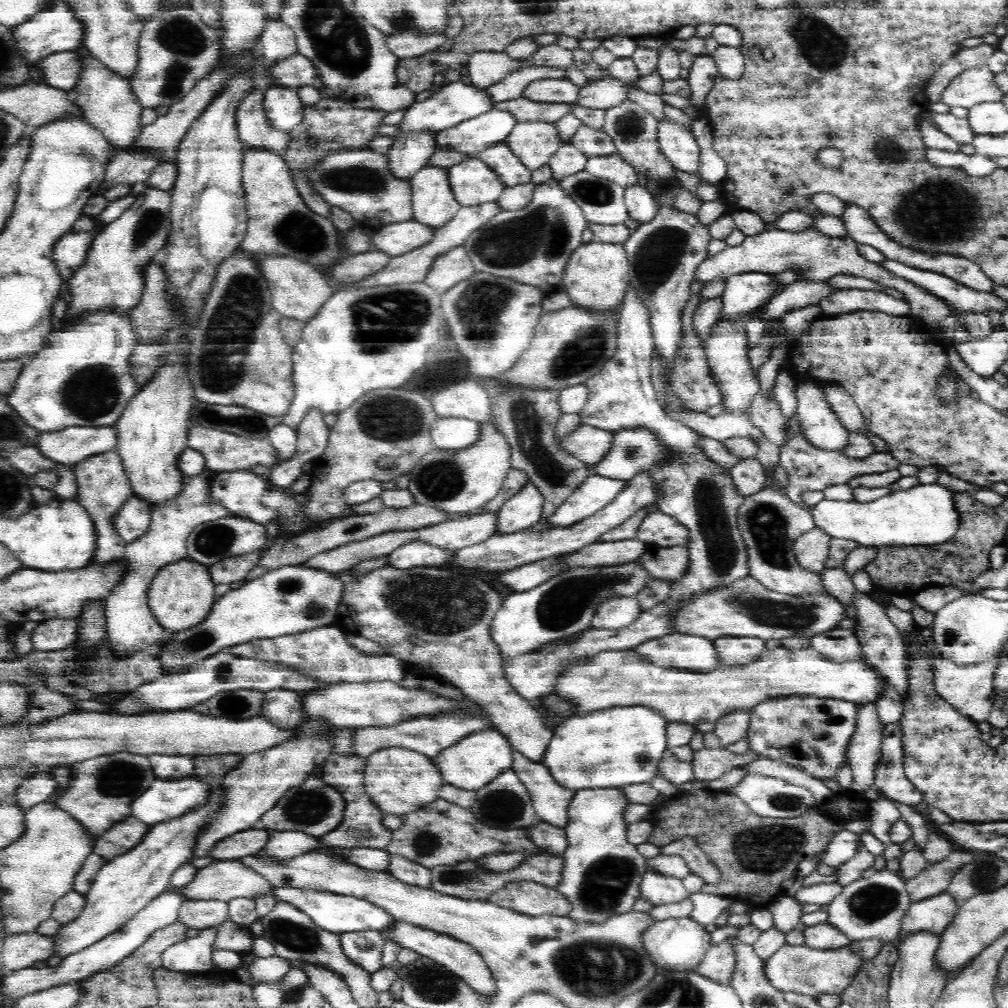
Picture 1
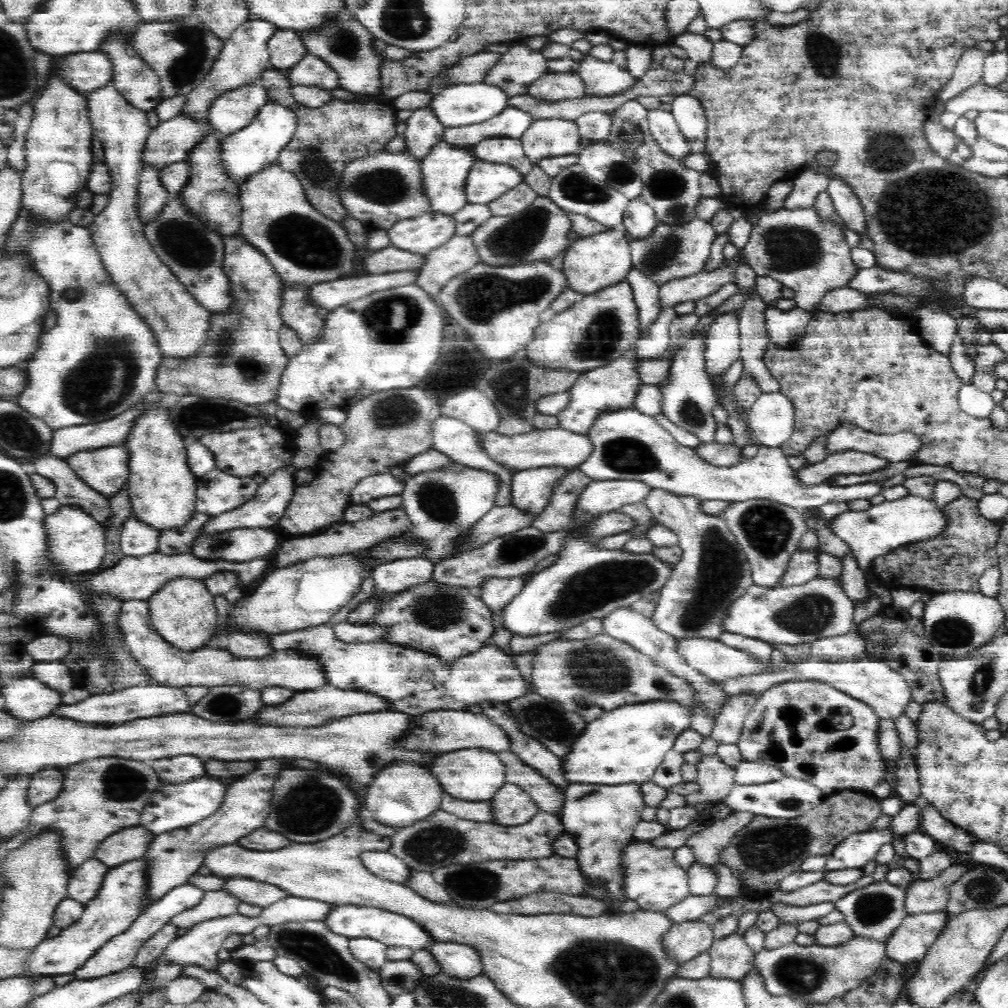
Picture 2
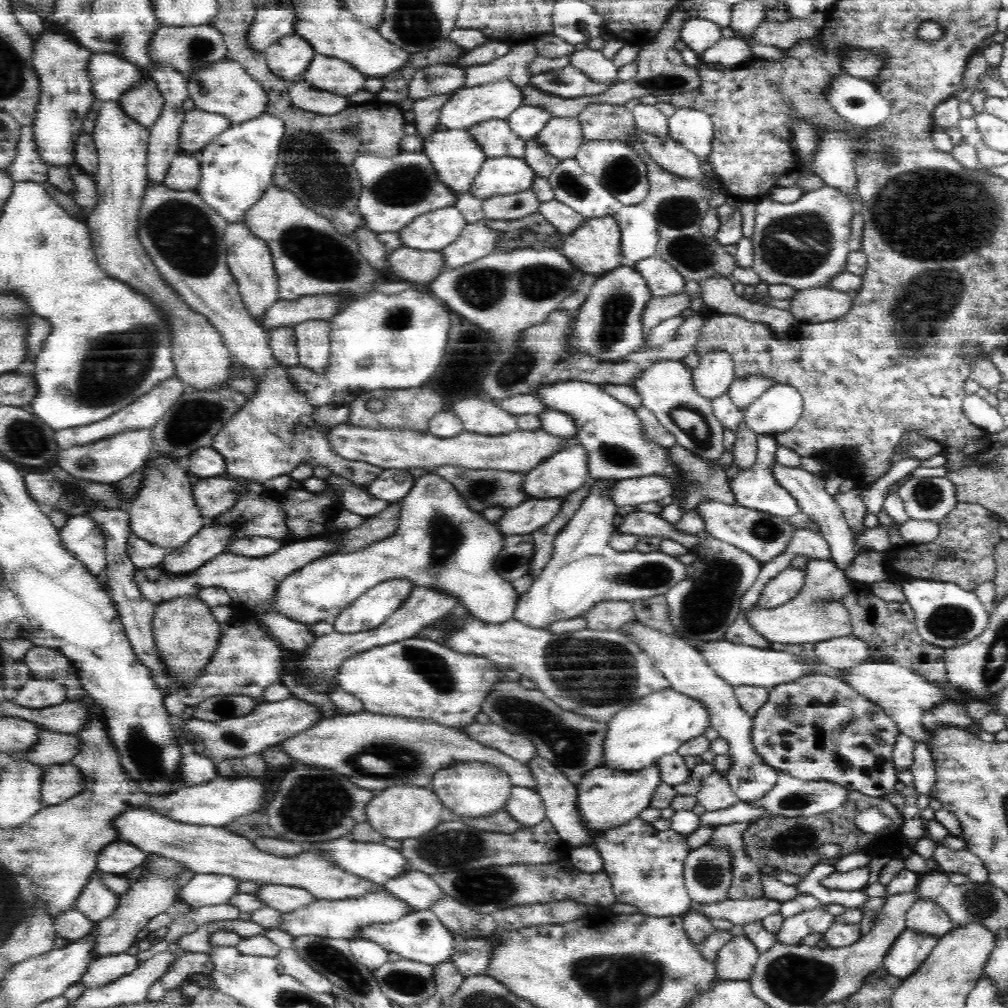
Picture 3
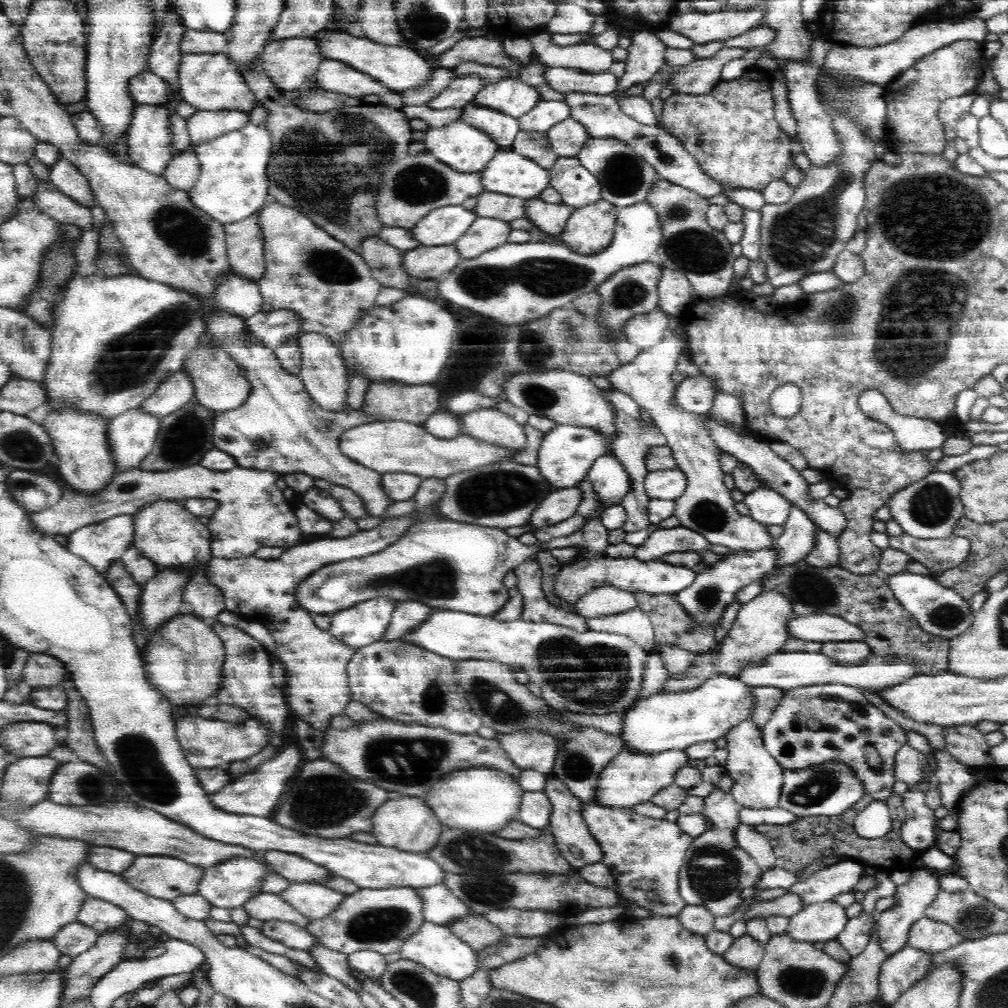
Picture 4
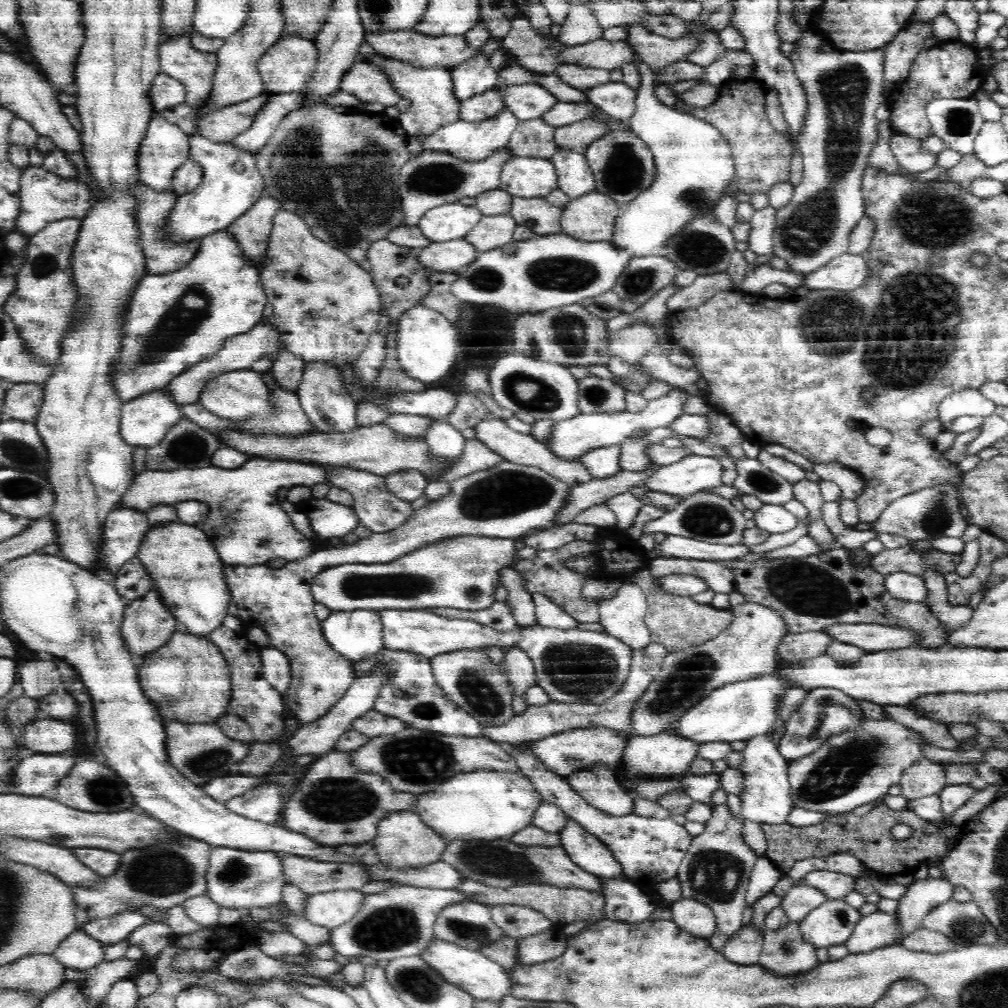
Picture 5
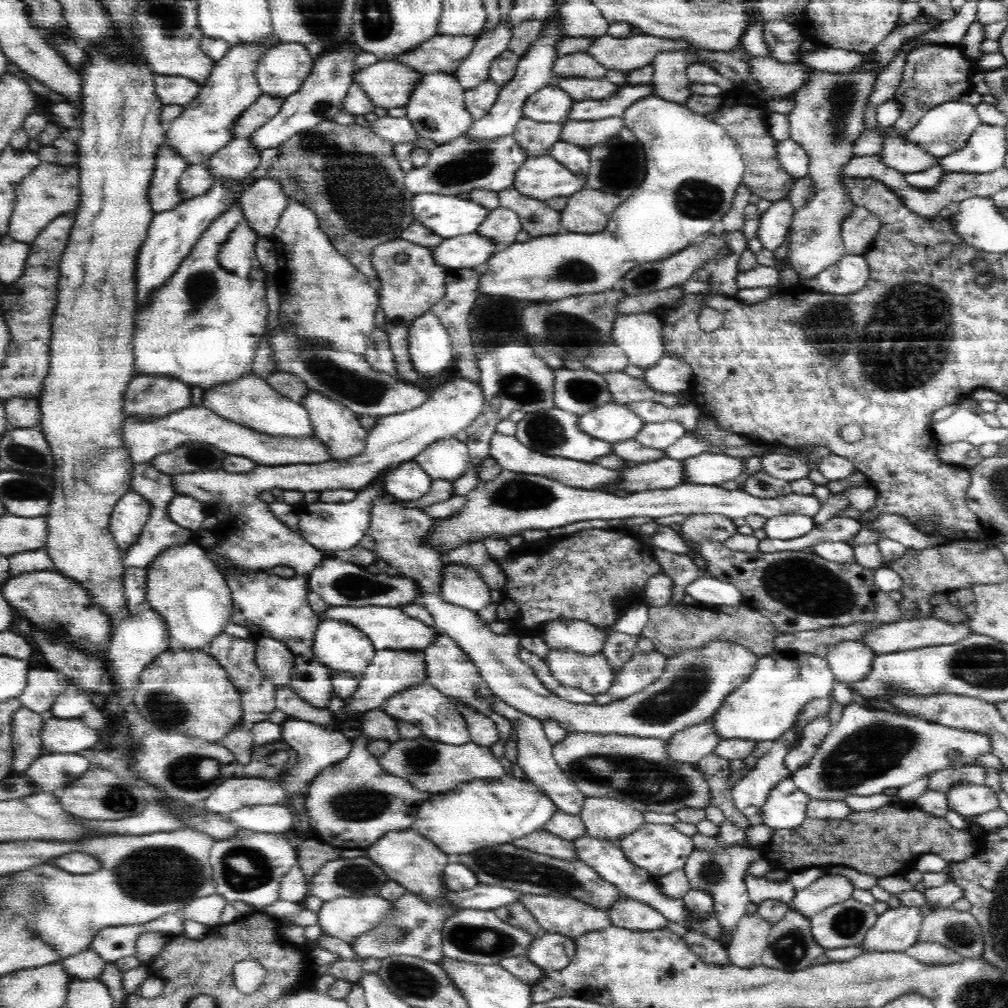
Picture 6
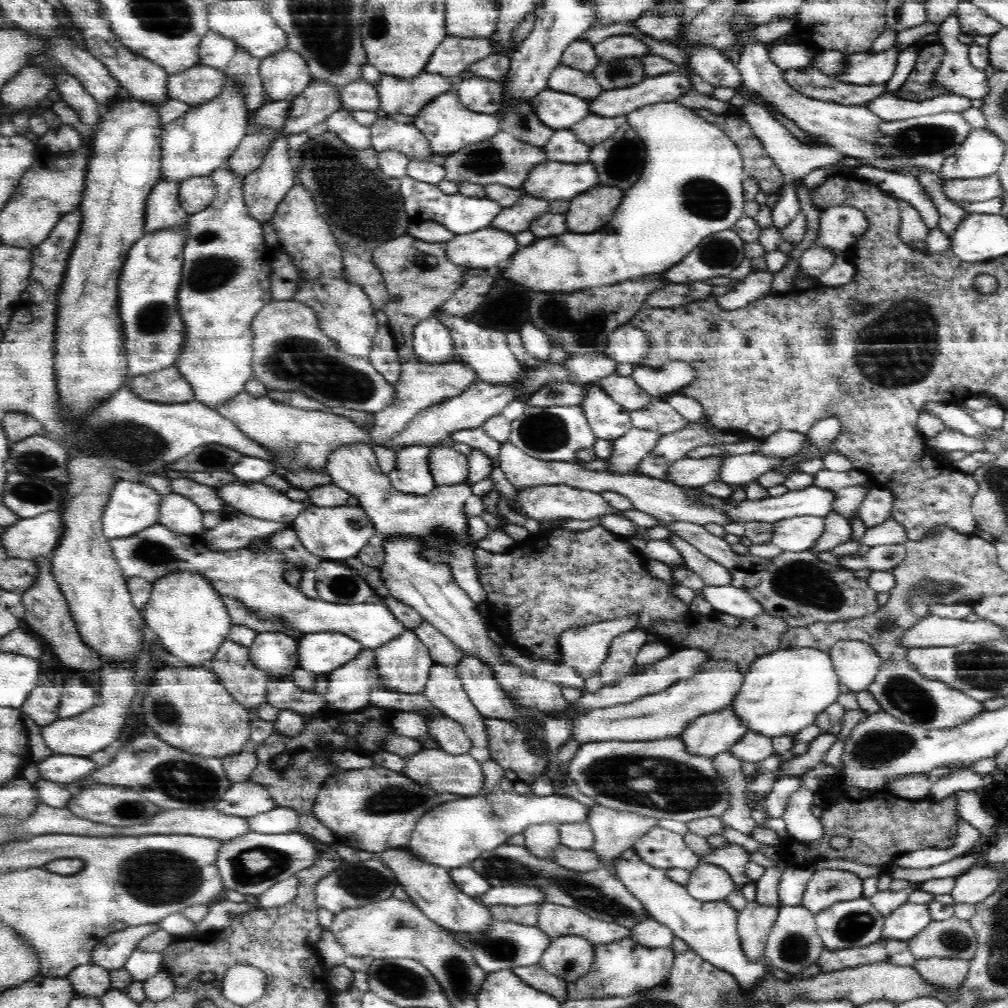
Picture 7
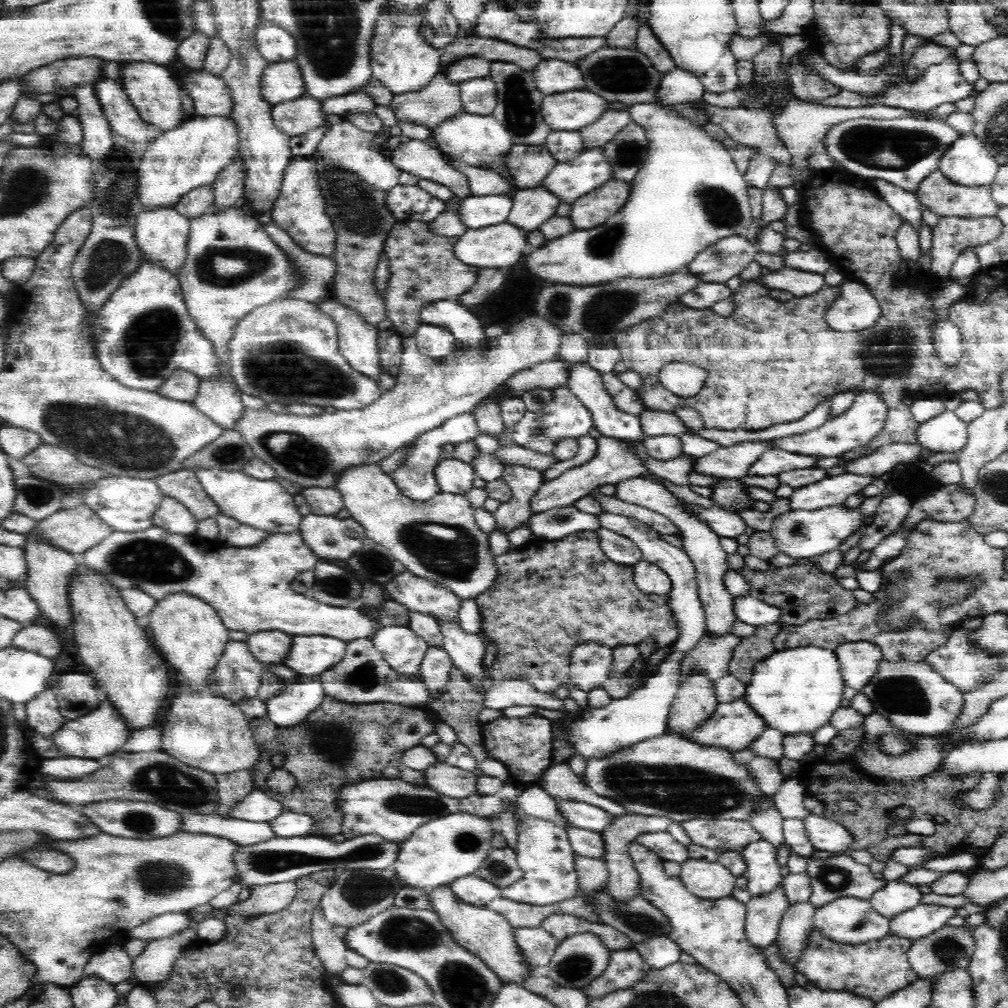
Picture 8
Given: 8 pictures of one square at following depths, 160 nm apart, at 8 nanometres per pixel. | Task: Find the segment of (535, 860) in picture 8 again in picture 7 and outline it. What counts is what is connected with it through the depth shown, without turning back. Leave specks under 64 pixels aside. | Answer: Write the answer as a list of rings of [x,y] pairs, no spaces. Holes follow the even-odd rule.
[[[540,823],[539,825],[530,825],[524,829],[523,847],[530,850],[538,859],[546,859],[555,862],[552,850],[560,846],[560,831],[557,823]],[[526,885],[491,886],[486,894],[476,896],[476,901],[487,907],[495,904],[522,906],[540,905],[545,902],[544,891]]]

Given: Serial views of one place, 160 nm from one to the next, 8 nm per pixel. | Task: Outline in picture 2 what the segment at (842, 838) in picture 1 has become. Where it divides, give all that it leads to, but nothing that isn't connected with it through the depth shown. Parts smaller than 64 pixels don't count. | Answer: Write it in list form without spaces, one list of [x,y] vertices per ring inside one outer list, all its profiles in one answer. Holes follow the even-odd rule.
[[[891,827],[870,832],[854,832],[828,854],[826,872],[846,868],[863,868],[877,856],[882,845],[892,843],[896,834]]]

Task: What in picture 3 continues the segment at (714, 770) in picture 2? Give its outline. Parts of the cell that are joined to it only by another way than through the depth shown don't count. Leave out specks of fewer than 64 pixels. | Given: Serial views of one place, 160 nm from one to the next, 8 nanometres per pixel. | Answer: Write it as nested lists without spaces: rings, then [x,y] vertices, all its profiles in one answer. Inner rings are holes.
[[[717,770],[708,779],[702,780],[702,788],[696,797],[698,805],[703,806],[706,811],[720,811],[740,802],[740,798],[734,794],[728,780]]]

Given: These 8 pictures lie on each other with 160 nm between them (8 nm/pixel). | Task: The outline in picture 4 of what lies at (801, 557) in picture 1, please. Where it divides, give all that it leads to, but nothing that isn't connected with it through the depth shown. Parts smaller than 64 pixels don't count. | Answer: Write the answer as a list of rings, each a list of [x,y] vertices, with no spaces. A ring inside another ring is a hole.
[[[764,590],[749,602],[741,605],[736,620],[728,630],[729,633],[724,636],[717,651],[699,653],[687,673],[684,673],[683,676],[669,676],[660,690],[696,690],[696,687],[702,686],[712,678],[712,674],[716,674],[716,670],[736,677],[746,662],[753,662],[754,659],[776,654],[781,650],[781,645],[789,638],[788,620],[793,613],[793,603],[786,594],[780,594],[779,590]]]

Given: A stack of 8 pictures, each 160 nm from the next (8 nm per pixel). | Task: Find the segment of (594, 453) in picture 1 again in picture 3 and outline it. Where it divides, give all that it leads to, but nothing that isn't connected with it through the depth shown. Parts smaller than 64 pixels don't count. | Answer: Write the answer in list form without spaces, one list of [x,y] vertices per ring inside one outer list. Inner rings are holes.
[[[339,424],[330,428],[328,441],[340,457],[384,469],[418,468],[422,473],[436,473],[436,468],[446,464],[474,470],[492,469],[524,473],[554,453],[558,453],[560,449],[566,449],[570,444],[570,439],[548,434],[541,428],[532,431],[519,428],[506,434],[494,435],[464,431],[455,437],[445,439],[432,435],[429,430],[416,433],[406,429],[370,429],[350,424]]]

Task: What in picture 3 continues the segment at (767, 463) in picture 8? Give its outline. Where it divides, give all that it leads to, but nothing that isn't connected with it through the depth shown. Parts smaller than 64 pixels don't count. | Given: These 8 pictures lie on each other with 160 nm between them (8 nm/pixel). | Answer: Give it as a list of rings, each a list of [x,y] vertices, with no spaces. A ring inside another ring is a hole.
[[[656,475],[620,479],[608,490],[608,496],[617,508],[662,501],[670,495],[673,495],[672,481],[668,480],[668,477]]]

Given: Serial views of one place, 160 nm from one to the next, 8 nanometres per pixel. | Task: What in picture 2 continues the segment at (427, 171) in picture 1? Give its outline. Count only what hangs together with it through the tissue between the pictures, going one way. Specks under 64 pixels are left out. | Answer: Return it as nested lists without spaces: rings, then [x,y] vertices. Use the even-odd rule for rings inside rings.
[[[444,140],[435,144],[430,154],[420,161],[421,180],[424,185],[424,194],[428,197],[429,212],[452,216],[469,203],[464,192],[465,179],[468,178],[468,172],[472,170],[472,164],[477,159],[470,149],[456,147]]]

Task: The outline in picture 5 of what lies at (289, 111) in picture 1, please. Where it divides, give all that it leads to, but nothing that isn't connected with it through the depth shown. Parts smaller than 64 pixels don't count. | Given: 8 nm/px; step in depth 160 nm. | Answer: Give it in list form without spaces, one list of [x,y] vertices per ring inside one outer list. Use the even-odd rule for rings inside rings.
[[[188,132],[188,142],[191,159],[200,163],[203,178],[200,186],[178,196],[174,210],[167,218],[166,231],[172,243],[188,243],[189,240],[227,229],[266,194],[263,176],[256,168],[256,154],[242,150],[230,141],[216,142],[198,133]]]

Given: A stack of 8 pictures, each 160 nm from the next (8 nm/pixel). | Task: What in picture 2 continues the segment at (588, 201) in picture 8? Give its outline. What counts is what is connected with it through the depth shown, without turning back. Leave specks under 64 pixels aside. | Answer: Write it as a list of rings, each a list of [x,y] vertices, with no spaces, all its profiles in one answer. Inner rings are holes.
[[[609,227],[605,231],[588,237],[581,237],[564,254],[562,270],[569,287],[583,295],[599,293],[610,286],[626,280],[633,269],[630,243],[621,227]]]

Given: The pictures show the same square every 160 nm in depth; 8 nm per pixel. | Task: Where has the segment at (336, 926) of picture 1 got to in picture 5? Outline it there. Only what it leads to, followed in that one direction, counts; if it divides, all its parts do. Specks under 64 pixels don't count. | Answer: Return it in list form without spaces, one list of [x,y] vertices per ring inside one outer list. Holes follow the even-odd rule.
[[[434,938],[420,957],[436,969],[447,982],[466,990],[475,1000],[491,1000],[496,1006],[500,1006],[502,1000],[510,996],[508,971],[500,963],[486,958],[480,951],[468,950],[467,947],[456,946],[454,942]]]

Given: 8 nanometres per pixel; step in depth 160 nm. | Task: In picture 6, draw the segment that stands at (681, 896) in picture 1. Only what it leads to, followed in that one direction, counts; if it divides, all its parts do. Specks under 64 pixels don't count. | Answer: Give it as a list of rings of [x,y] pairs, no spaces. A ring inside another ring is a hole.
[[[500,699],[494,704],[494,707],[496,714],[502,714],[506,719],[510,720],[512,729],[516,732],[516,738],[518,739],[516,768],[520,769],[527,780],[536,785],[543,794],[546,794],[555,803],[559,811],[573,815],[578,815],[582,812],[586,797],[566,777],[566,774],[560,769],[560,766],[557,765],[556,760],[553,758],[554,745],[548,741],[542,726],[542,720],[524,714]],[[644,822],[636,832],[622,836],[616,844],[624,851],[625,856],[632,864],[646,870],[651,878],[657,881],[674,870],[682,870],[690,854],[695,850],[693,838],[680,833],[673,825],[648,822]]]

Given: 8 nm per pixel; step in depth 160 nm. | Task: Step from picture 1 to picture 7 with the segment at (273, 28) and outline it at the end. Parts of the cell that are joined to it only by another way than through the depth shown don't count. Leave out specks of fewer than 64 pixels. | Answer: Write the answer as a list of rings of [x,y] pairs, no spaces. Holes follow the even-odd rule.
[[[289,49],[263,58],[259,77],[264,94],[272,101],[296,98],[313,80],[304,57]]]

